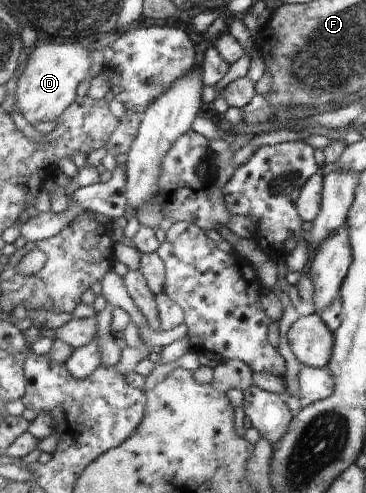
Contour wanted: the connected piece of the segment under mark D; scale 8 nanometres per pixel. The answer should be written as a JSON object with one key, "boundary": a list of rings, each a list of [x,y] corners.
{"boundary":[[[41,43],[29,52],[29,63],[18,80],[16,99],[25,122],[32,125],[47,120],[58,120],[79,97],[79,88],[90,78],[92,53],[79,44]]]}

